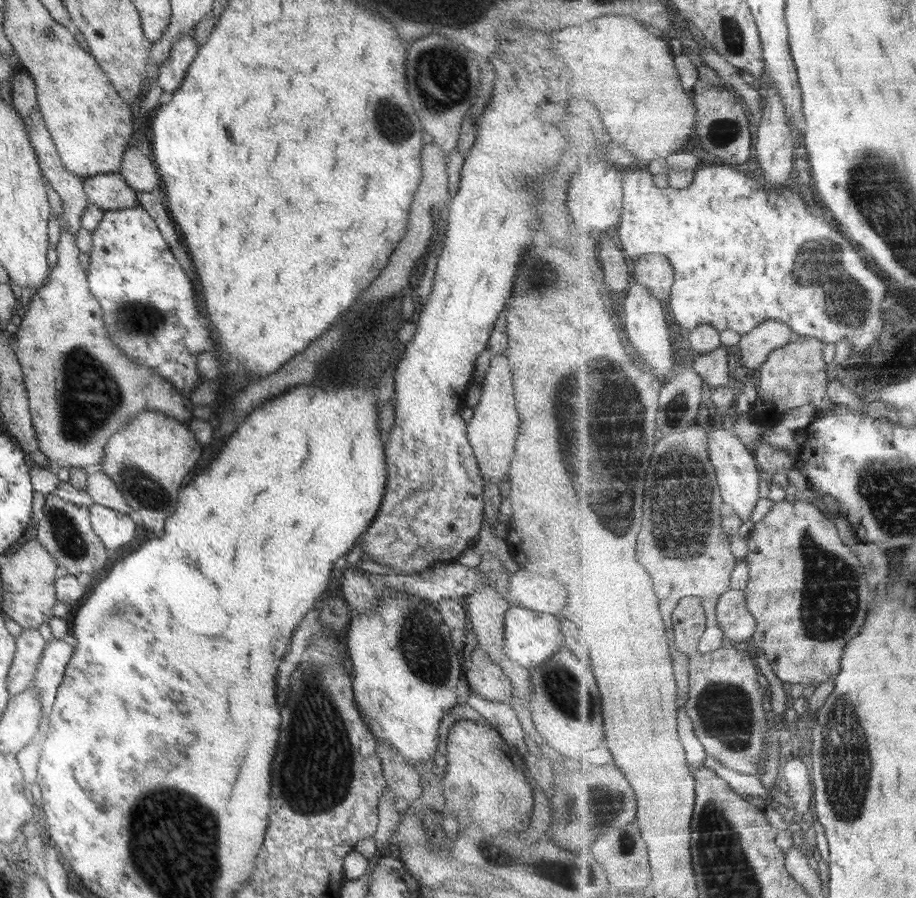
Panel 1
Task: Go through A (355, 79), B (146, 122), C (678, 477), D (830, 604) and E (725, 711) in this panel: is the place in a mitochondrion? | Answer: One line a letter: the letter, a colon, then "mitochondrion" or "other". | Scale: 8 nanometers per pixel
A: other
B: other
C: mitochondrion
D: mitochondrion
E: mitochondrion

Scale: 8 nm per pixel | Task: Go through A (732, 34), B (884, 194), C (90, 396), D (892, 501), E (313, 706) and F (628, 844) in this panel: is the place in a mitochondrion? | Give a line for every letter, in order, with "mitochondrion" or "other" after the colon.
A: mitochondrion
B: mitochondrion
C: mitochondrion
D: mitochondrion
E: mitochondrion
F: mitochondrion

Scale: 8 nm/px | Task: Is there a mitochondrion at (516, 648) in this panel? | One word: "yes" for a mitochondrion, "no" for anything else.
no

